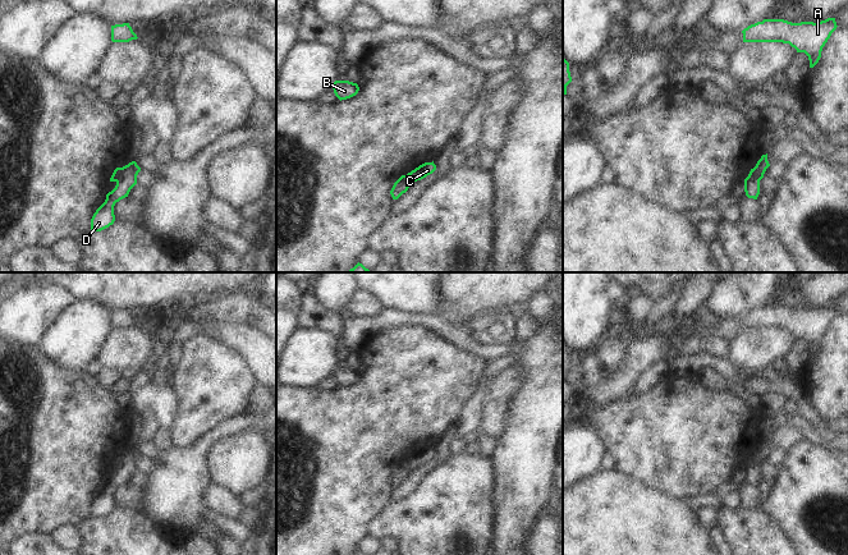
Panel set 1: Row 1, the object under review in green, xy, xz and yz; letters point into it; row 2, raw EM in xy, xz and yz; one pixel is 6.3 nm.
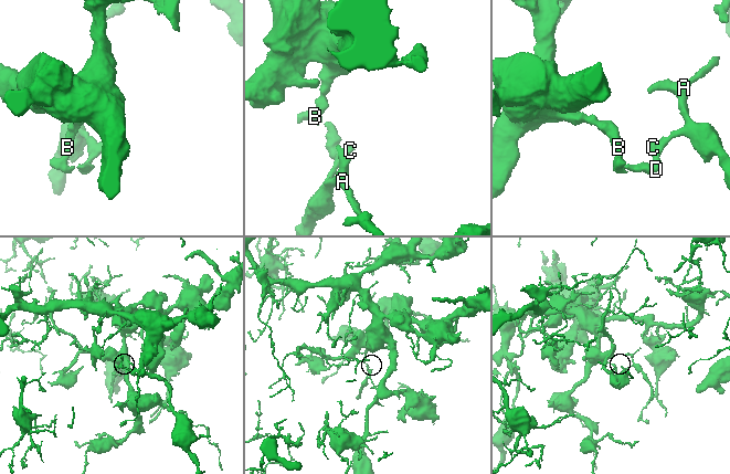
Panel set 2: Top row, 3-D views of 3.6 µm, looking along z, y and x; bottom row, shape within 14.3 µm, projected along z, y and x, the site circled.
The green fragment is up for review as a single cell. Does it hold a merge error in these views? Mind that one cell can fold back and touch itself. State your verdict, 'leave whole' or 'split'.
split

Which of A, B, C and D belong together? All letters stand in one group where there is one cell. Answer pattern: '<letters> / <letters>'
A / B C D

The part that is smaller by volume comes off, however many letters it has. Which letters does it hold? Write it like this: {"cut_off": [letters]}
{"cut_off": ["A"]}

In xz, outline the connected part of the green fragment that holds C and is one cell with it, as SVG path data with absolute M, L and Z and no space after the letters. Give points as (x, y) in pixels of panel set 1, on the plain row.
M425 449L407 460L408 465L414 469L426 464L427 462L432 460L436 457L436 451L432 449Z

